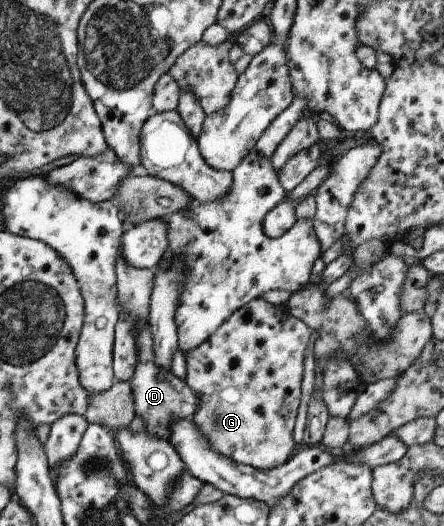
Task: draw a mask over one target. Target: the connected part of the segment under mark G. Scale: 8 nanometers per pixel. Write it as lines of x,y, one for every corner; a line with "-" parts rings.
259,297
232,312
207,340
185,355
183,382
200,400
199,410
190,420
214,452
236,464
259,470
277,468
291,458
297,449
292,431
301,395
302,362
310,334
310,328
288,314
284,305
273,306

